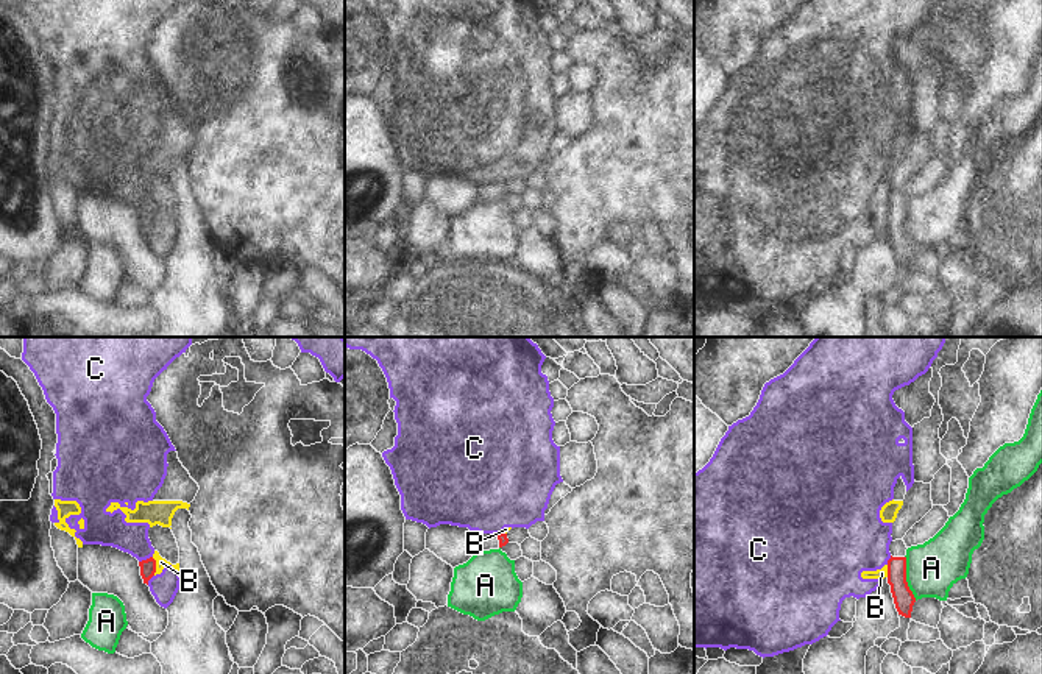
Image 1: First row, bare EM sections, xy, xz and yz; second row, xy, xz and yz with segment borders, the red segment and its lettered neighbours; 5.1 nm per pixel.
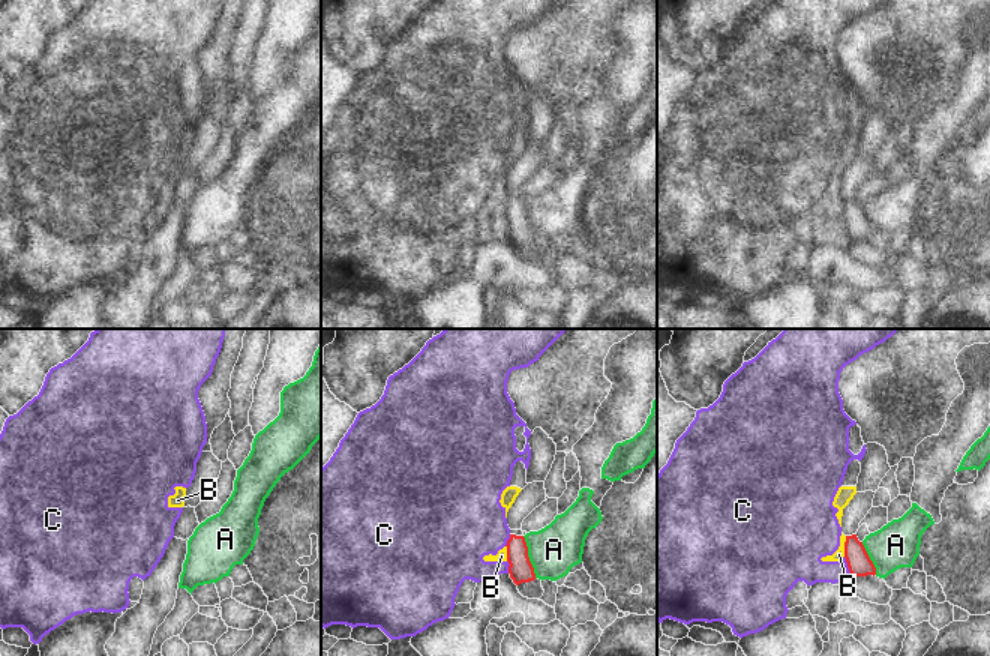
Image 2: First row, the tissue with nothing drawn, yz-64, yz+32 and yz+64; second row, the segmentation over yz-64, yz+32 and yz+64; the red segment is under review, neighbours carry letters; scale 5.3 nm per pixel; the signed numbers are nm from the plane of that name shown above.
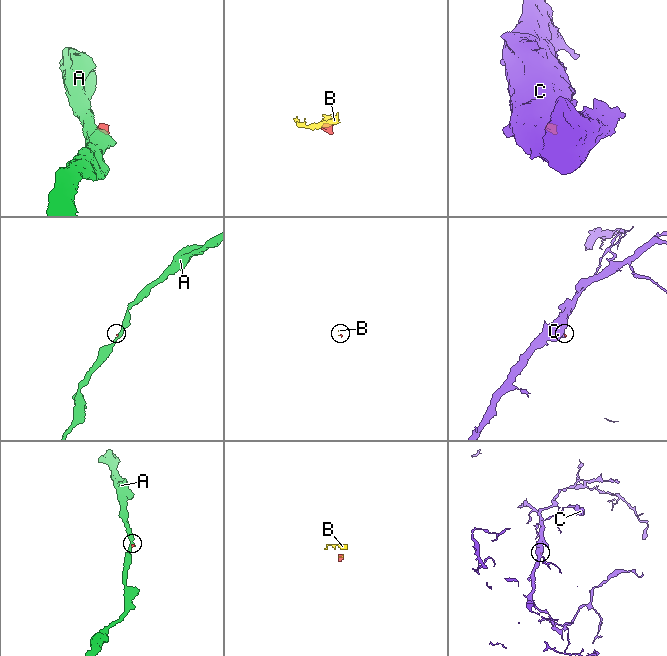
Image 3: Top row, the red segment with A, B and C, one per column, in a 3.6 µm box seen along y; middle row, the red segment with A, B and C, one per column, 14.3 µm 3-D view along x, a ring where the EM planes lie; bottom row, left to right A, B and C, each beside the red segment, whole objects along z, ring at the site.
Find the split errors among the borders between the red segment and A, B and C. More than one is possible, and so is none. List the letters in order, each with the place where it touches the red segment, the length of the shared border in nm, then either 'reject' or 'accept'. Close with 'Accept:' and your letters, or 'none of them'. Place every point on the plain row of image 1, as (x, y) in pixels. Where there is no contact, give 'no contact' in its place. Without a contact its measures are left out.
A: contact yz (905, 228); length 240 nm; reject
B: contact xy (155, 217); length 100 nm; reject
C: contact xy (147, 209); length 80 nm; reject
Accept: none of them

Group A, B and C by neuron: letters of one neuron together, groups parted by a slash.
A / B C

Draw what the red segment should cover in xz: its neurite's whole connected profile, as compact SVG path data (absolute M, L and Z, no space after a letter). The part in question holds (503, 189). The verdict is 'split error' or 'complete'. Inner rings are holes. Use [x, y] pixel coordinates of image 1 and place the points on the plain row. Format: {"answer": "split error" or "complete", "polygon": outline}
{"answer": "split error", "polygon": "M480 184L479 201L499 200L509 193L507 184Z"}

